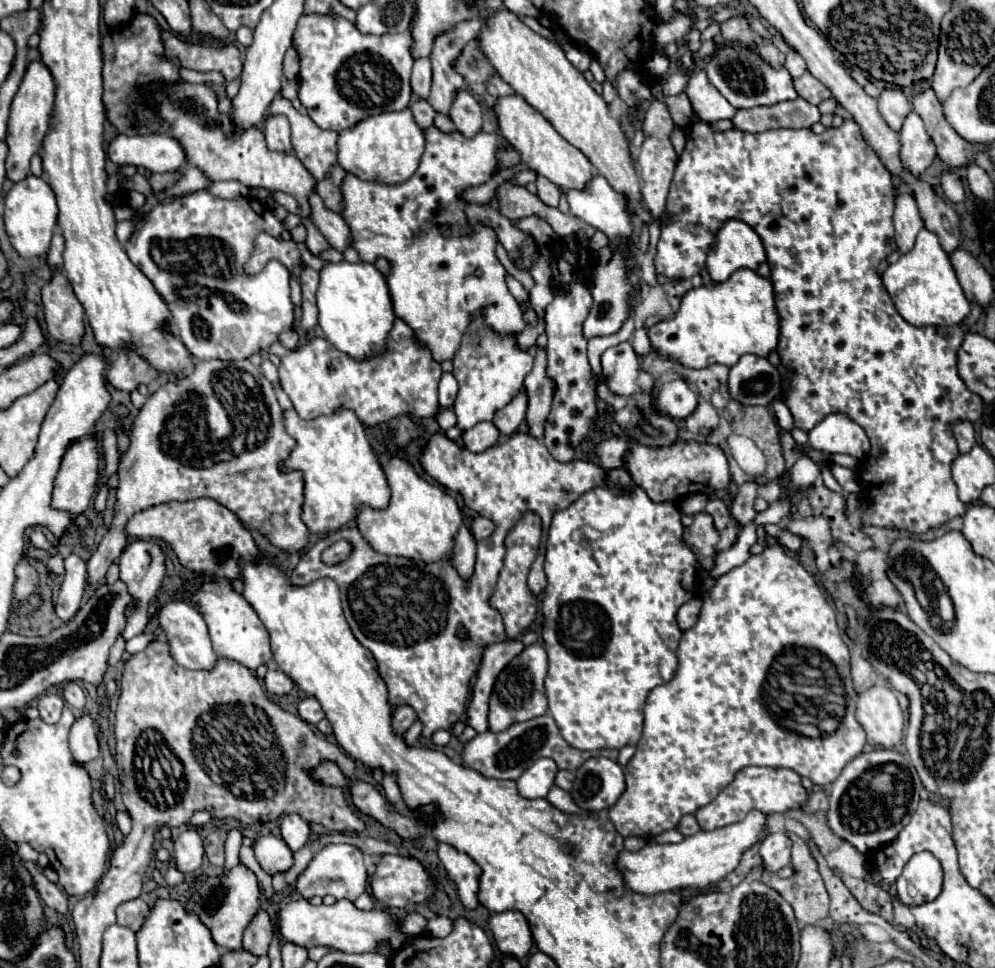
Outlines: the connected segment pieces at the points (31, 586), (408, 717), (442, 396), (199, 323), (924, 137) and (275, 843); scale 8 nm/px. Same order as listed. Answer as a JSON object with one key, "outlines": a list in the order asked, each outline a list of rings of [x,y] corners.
{"outlines":[[[[21,560],[21,564],[17,566],[17,582],[15,582],[15,598],[17,600],[25,600],[29,596],[29,592],[35,590],[35,586],[39,584],[39,576],[37,570],[27,564],[25,560]]],[[[399,706],[399,708],[395,708],[395,712],[393,712],[393,730],[395,730],[395,734],[399,734],[399,736],[403,736],[405,732],[407,732],[407,728],[415,722],[415,710],[411,708],[411,706]]],[[[443,372],[441,382],[439,382],[439,406],[441,408],[451,408],[457,396],[457,380],[453,378],[451,372]]],[[[199,190],[181,198],[179,206],[163,206],[161,226],[149,224],[155,224],[151,222],[151,216],[147,216],[143,222],[143,234],[137,232],[127,240],[125,252],[167,302],[183,344],[197,360],[245,360],[251,354],[267,350],[277,340],[279,332],[293,328],[295,306],[289,294],[289,270],[281,266],[281,262],[271,260],[265,270],[251,280],[243,276],[243,264],[247,262],[253,238],[263,232],[265,226],[267,232],[275,238],[281,238],[283,232],[281,222],[269,210],[265,222],[265,208],[259,204],[259,200],[221,200],[209,192]]],[[[917,112],[907,114],[903,128],[899,130],[899,138],[901,138],[903,166],[915,176],[923,174],[925,168],[935,160],[937,148],[935,148],[931,136],[927,134],[923,120]]],[[[271,834],[257,838],[253,842],[253,852],[261,868],[271,876],[277,872],[285,872],[293,864],[293,854],[289,846],[281,838]]]]}

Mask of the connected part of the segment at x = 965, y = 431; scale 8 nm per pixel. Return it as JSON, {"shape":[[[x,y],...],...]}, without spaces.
{"shape":[[[957,420],[951,424],[951,434],[955,436],[957,444],[959,444],[959,452],[969,452],[975,444],[975,430],[971,422],[965,420]]]}

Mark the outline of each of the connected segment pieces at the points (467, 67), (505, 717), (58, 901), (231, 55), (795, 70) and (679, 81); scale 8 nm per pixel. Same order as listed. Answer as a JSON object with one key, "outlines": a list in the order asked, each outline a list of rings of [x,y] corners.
{"outlines":[[[[471,40],[471,42],[463,48],[463,52],[461,52],[459,60],[457,60],[457,72],[465,78],[465,82],[469,84],[469,88],[471,88],[473,92],[477,92],[477,94],[483,98],[485,108],[487,108],[489,114],[493,116],[495,98],[485,90],[485,80],[487,80],[489,76],[495,76],[495,70],[493,70],[493,66],[489,64],[489,60],[481,54],[481,50],[477,48],[477,42],[475,42],[475,40]]],[[[541,644],[527,646],[519,656],[515,656],[505,666],[505,670],[499,674],[493,686],[491,700],[489,700],[489,730],[491,732],[501,732],[515,722],[525,722],[547,712],[547,698],[545,698],[545,688],[543,688],[545,674],[547,674],[547,652],[543,650]]],[[[25,862],[25,866],[29,868],[29,872],[33,876],[33,882],[35,882],[35,888],[37,888],[41,900],[49,908],[53,908],[53,910],[57,910],[61,914],[67,914],[69,912],[69,896],[59,886],[55,886],[53,882],[49,882],[31,862]]],[[[161,28],[165,54],[177,58],[181,66],[197,72],[221,72],[227,82],[237,80],[243,72],[241,52],[235,44],[205,46],[199,42],[181,40],[183,36]]],[[[793,49],[787,52],[787,58],[785,58],[785,68],[789,70],[789,74],[791,74],[793,78],[801,76],[801,74],[807,70],[805,60],[801,58],[801,54],[799,54],[799,52],[795,52]]],[[[677,72],[677,74],[669,76],[667,80],[663,80],[663,94],[665,94],[665,96],[673,96],[683,92],[689,80],[689,76],[691,76],[691,74],[681,76],[681,74]]]]}

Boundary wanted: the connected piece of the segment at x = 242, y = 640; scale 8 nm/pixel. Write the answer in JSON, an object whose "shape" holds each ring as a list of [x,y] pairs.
{"shape":[[[229,580],[203,582],[191,594],[191,602],[199,608],[199,612],[203,614],[203,618],[207,622],[213,650],[219,658],[235,660],[235,662],[247,666],[249,670],[257,670],[261,664],[269,666],[273,662],[273,654],[271,654],[271,646],[269,646],[269,632],[265,630],[257,612],[249,606],[249,602],[239,592],[233,590]]]}

